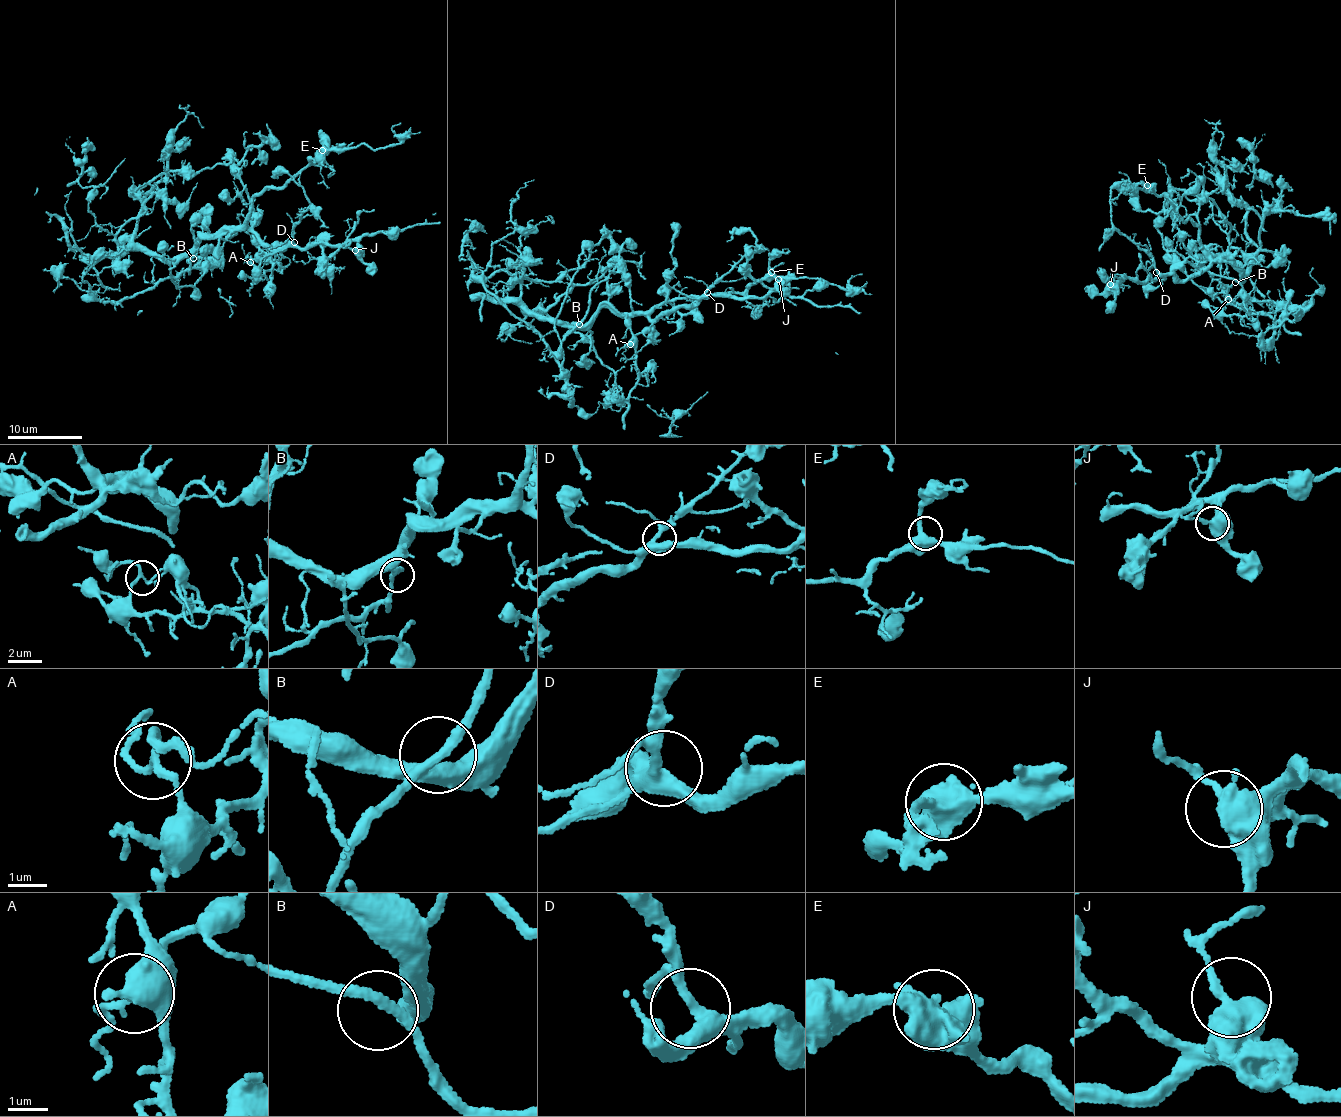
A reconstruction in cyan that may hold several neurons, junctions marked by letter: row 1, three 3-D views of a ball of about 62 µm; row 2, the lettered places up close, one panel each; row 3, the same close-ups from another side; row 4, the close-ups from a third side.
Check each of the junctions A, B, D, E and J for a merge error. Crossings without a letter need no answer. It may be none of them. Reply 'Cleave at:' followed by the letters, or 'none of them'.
Cleave at: none of them

